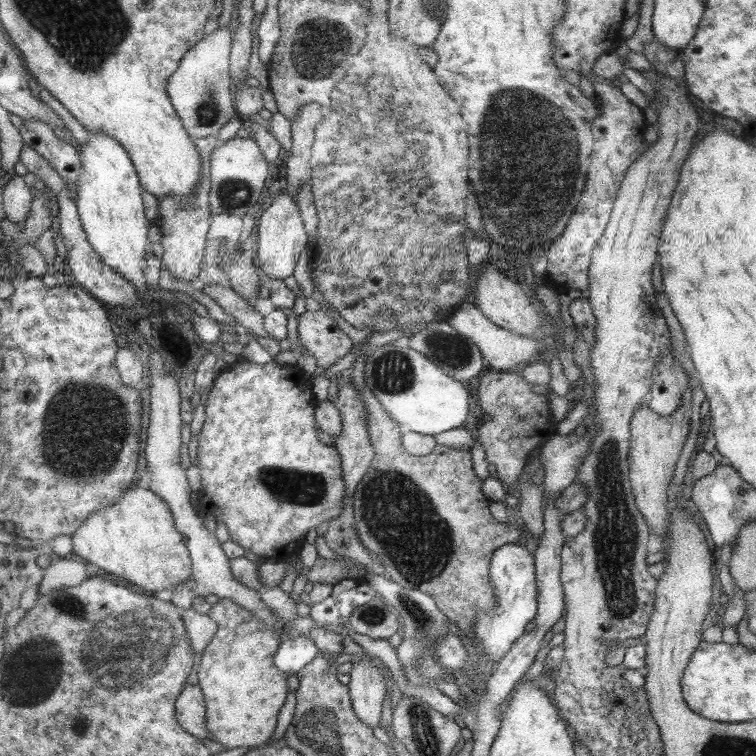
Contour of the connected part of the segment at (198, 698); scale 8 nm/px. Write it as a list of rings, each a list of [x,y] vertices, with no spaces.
[[[190,684],[183,687],[179,700],[175,702],[175,716],[179,716],[179,724],[191,732],[191,736],[205,738],[205,714],[203,708],[202,689],[197,684]]]

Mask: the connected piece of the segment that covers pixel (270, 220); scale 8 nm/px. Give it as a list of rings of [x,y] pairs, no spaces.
[[[277,192],[277,196],[273,196],[270,205],[262,212],[257,226],[257,259],[261,263],[261,272],[282,282],[292,276],[298,256],[307,246],[305,225],[296,200],[287,192]]]

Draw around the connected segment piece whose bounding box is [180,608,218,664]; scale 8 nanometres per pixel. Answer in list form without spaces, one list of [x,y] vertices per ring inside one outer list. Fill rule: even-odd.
[[[192,608],[181,610],[180,616],[189,633],[191,648],[195,651],[195,664],[198,664],[203,650],[214,638],[218,625],[211,620],[210,616],[199,613]]]

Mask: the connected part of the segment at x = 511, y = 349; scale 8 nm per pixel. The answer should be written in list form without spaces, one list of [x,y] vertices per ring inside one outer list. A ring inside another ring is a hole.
[[[470,304],[459,306],[458,311],[454,312],[447,319],[447,324],[450,325],[455,332],[466,336],[473,344],[481,350],[483,360],[487,360],[487,364],[496,371],[505,371],[514,369],[517,364],[525,364],[529,362],[529,358],[535,352],[543,353],[545,345],[548,342],[546,337],[528,337],[515,335],[515,333],[507,331],[507,329],[499,328],[483,317],[483,314]]]

